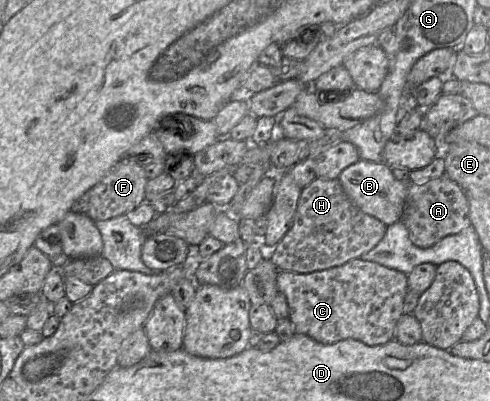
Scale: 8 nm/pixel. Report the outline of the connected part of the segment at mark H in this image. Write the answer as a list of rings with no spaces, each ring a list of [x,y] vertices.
[[[315,178],[302,189],[292,227],[278,244],[268,250],[268,257],[280,271],[307,274],[341,266],[373,249],[384,237],[387,226],[358,209],[342,189],[338,179]]]

